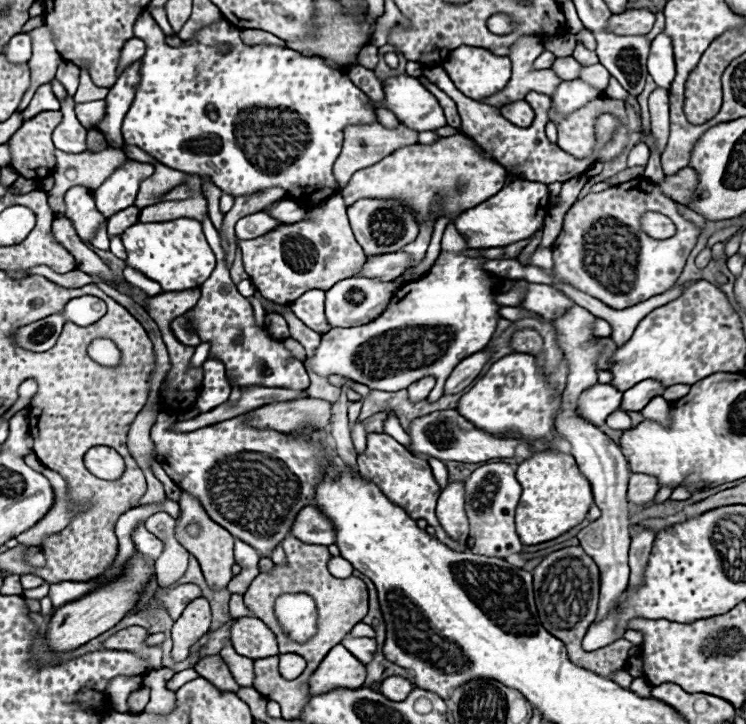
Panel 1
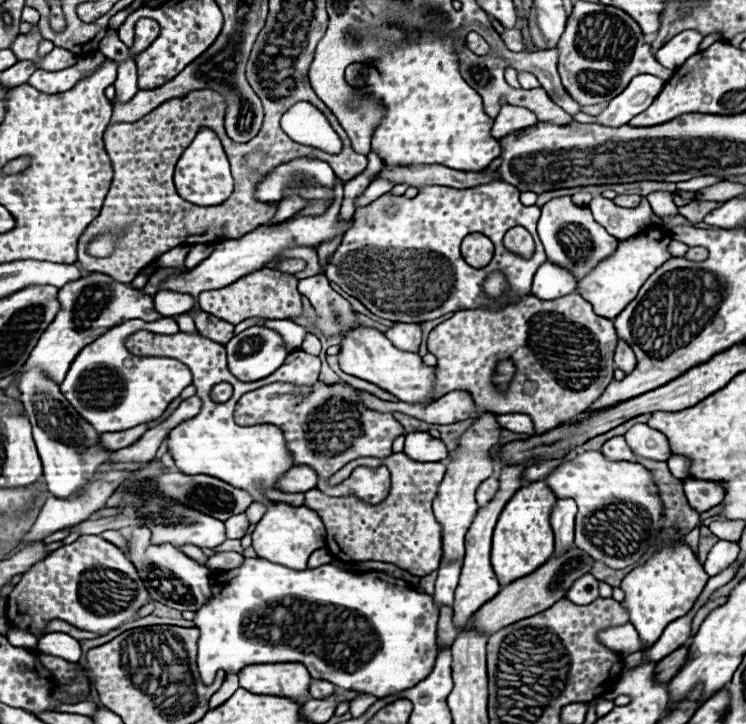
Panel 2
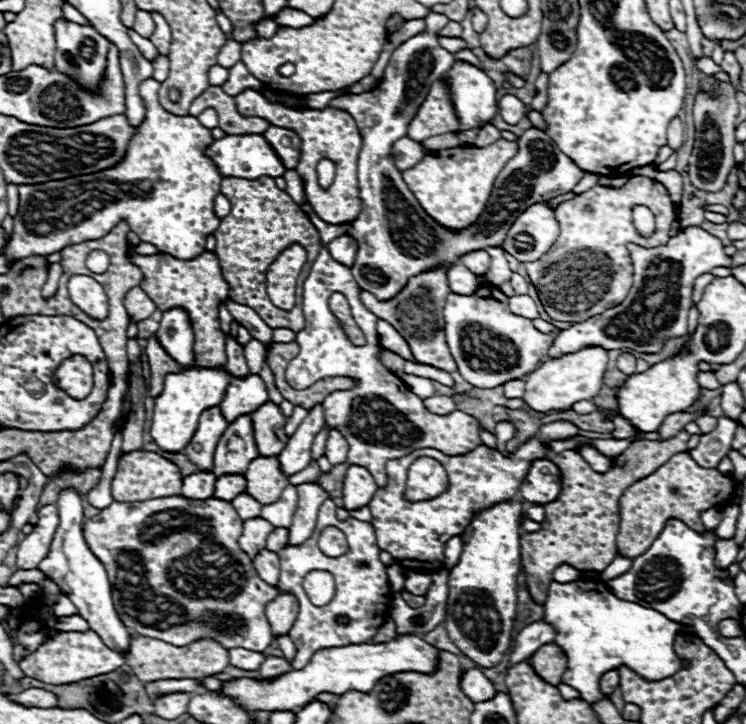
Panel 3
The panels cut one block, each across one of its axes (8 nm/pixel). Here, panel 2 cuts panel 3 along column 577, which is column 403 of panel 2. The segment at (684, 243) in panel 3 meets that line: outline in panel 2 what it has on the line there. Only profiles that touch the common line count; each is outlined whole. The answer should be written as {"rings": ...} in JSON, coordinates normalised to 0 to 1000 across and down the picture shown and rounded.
{"rings":[[[534,445],[528,448],[517,464],[525,470],[525,475],[542,486],[560,486],[563,472],[566,472],[566,456],[563,448],[542,448]]]}

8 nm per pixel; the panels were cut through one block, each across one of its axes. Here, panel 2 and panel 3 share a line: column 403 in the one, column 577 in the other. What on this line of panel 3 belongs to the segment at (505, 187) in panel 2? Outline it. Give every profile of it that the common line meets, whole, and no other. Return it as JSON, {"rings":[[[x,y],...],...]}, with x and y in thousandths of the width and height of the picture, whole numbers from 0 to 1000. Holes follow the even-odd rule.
{"rings":[[[847,243],[834,260],[796,257],[777,271],[753,279],[745,287],[745,304],[751,309],[751,326],[737,348],[718,362],[705,362],[702,367],[735,436],[753,445],[777,445],[828,423],[842,409],[850,367],[839,334],[850,334],[861,343],[893,337],[898,331],[898,312],[906,304],[906,285],[885,251],[869,243]],[[855,282],[871,287],[879,298],[879,323],[874,329],[861,329],[850,318],[847,287]],[[786,285],[791,285],[791,293],[777,296]]]}

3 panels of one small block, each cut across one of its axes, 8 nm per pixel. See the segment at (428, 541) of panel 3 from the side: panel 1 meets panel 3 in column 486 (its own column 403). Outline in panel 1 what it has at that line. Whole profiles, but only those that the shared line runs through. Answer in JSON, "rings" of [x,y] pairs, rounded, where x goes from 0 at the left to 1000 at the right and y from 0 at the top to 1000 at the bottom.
{"rings":[[[499,597],[499,599],[493,599],[491,622],[485,627],[480,627],[480,649],[483,649],[485,660],[501,666],[528,696],[539,699],[550,710],[550,715],[555,715],[555,718],[568,715],[576,727],[582,727],[587,746],[595,749],[601,757],[625,760],[625,754],[617,754],[614,749],[601,746],[601,740],[595,738],[595,732],[590,729],[590,724],[582,713],[582,702],[584,702],[584,691],[587,691],[587,669],[584,669],[584,663],[579,657],[579,649],[576,649],[571,635],[547,624],[525,602]]]}

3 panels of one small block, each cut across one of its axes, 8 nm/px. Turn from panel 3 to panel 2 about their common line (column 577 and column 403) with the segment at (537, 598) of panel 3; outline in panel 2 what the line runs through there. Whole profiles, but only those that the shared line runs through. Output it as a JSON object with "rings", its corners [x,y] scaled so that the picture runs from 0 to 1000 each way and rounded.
{"rings":[[[534,624],[520,633],[480,633],[464,641],[458,655],[469,655],[485,638],[515,641],[525,655],[523,682],[509,696],[491,696],[475,682],[437,685],[424,674],[410,680],[408,699],[424,704],[437,724],[437,757],[456,776],[525,776],[558,796],[582,790],[592,771],[592,738],[579,710],[579,691],[587,682],[598,644],[592,638],[558,638],[542,624]]]}

